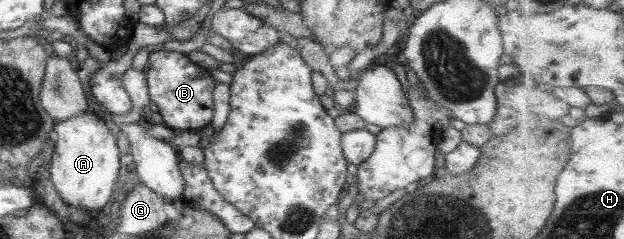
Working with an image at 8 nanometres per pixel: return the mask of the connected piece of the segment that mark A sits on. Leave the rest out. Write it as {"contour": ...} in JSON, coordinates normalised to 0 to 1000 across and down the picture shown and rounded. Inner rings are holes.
{"contour":[[[141,469],[87,506],[85,552],[91,586],[77,724],[96,833],[130,879],[165,891],[181,833],[181,787],[192,707],[184,565],[179,565],[162,494]]]}

